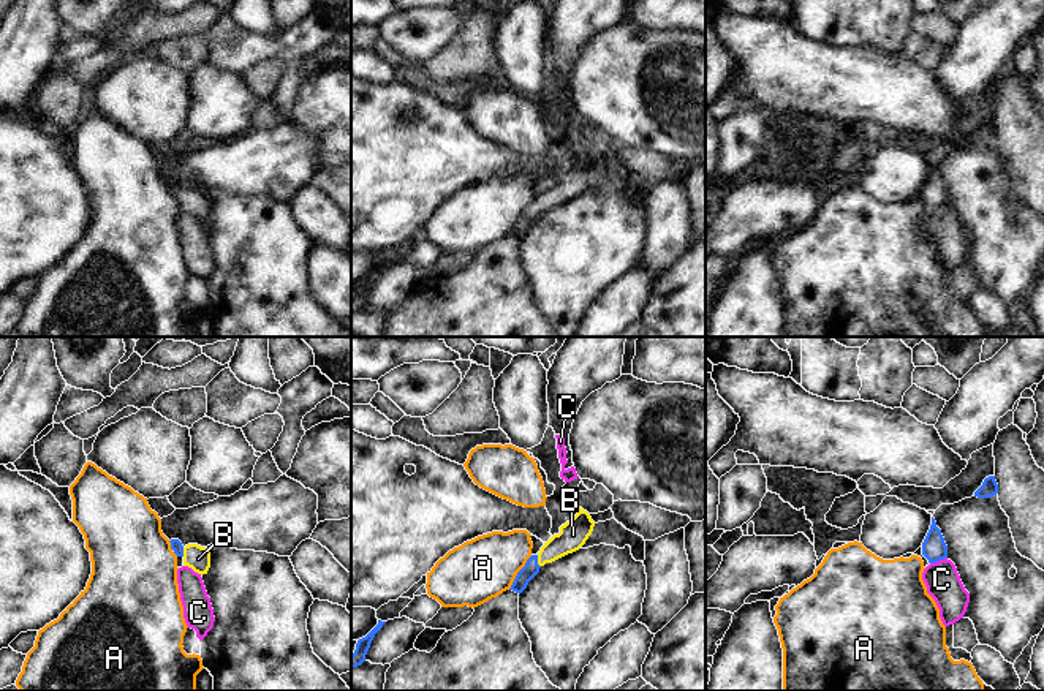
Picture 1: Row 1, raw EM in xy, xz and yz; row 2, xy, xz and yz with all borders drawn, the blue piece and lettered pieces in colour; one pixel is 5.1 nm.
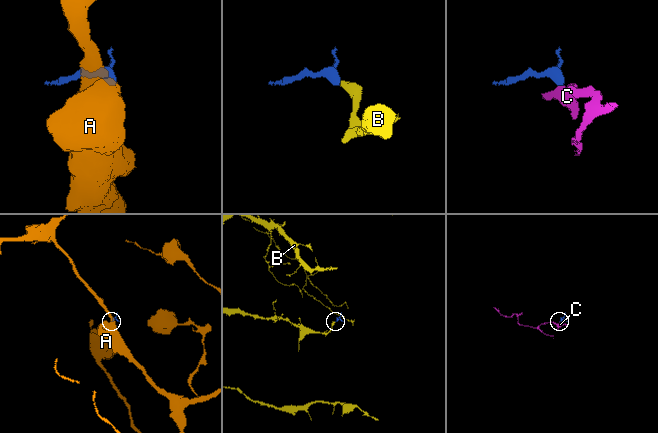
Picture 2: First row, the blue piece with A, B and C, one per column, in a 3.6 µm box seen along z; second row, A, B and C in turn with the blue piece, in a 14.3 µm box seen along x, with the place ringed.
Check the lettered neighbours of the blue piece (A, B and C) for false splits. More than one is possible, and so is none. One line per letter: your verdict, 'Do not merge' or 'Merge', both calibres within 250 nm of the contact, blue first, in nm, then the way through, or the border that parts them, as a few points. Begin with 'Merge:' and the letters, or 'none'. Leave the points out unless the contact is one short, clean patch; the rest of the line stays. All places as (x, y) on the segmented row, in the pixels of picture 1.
Merge: B
A: Do not merge. Thickness 80 nm (blue) against 320 nm
B: Merge. Thickness 80 nm (blue) against 140 nm. Path across: xz (532, 568), (537, 562), (573, 535)
C: Do not merge. Thickness 130 nm (blue) against 180 nm. Boundary: yz (946, 557), (930, 563).

